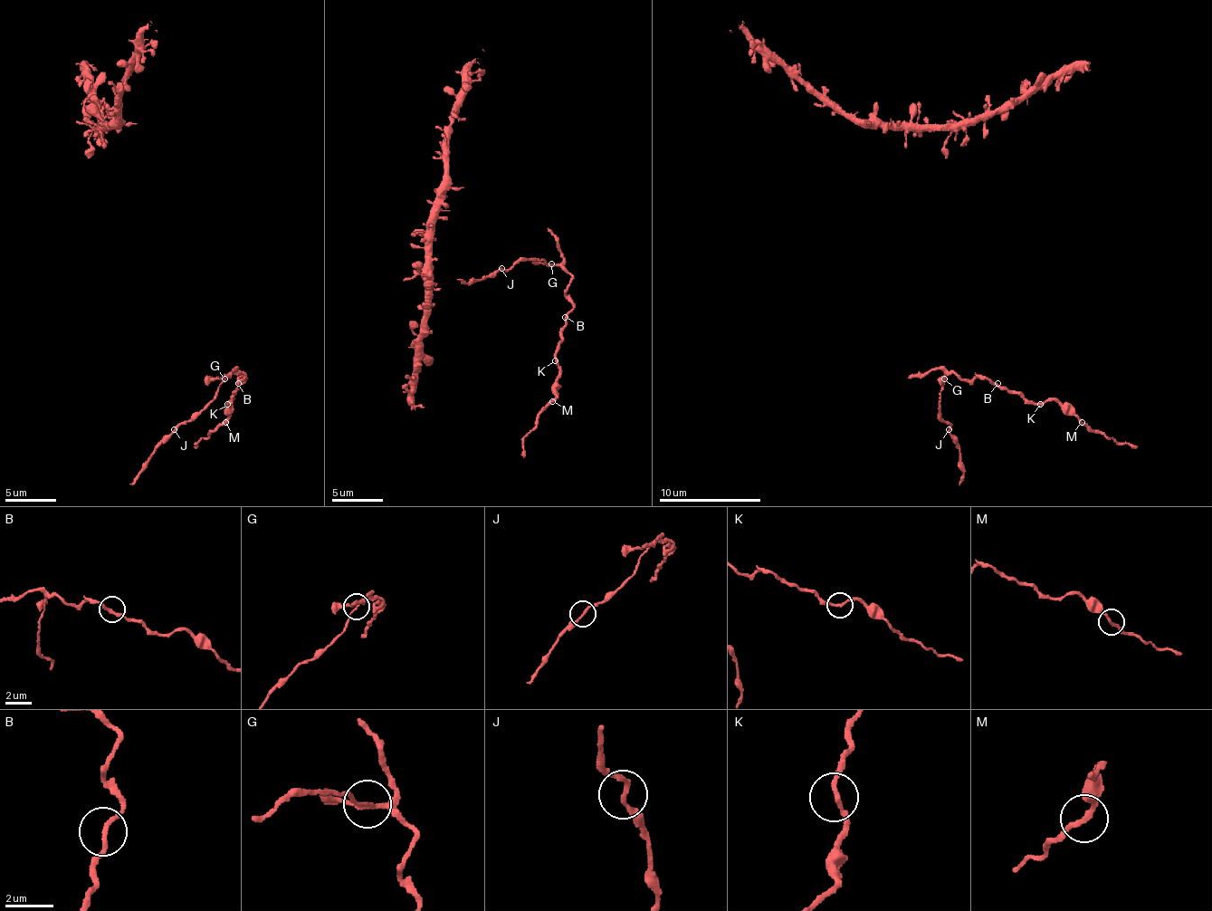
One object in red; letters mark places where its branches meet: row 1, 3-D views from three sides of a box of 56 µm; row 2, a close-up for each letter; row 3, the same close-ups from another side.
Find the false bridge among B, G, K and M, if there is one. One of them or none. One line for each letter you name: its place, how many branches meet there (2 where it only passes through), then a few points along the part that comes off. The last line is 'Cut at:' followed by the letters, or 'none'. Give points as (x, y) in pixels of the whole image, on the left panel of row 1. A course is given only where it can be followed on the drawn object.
G: place (224, 378); branches 3; course (225, 378), (217, 394), (156, 450), (133, 485)
Cut at: G

